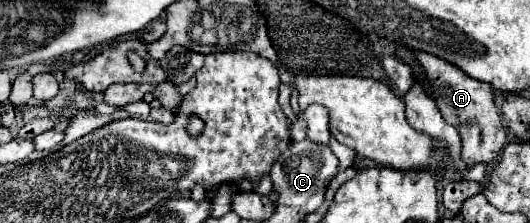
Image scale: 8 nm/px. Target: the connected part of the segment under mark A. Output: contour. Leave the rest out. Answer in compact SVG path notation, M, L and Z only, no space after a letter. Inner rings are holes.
M416 51L418 63L424 67L426 77L432 87L432 99L436 101L442 117L450 123L460 127L462 137L462 157L468 165L472 163L492 163L498 159L502 147L506 145L506 131L502 125L502 119L498 115L498 109L494 105L494 93L492 85L474 81L472 77L466 77L462 69L456 65L450 65L450 61L442 61L440 57L434 57L432 53ZM460 123L472 123L472 125L460 125Z

